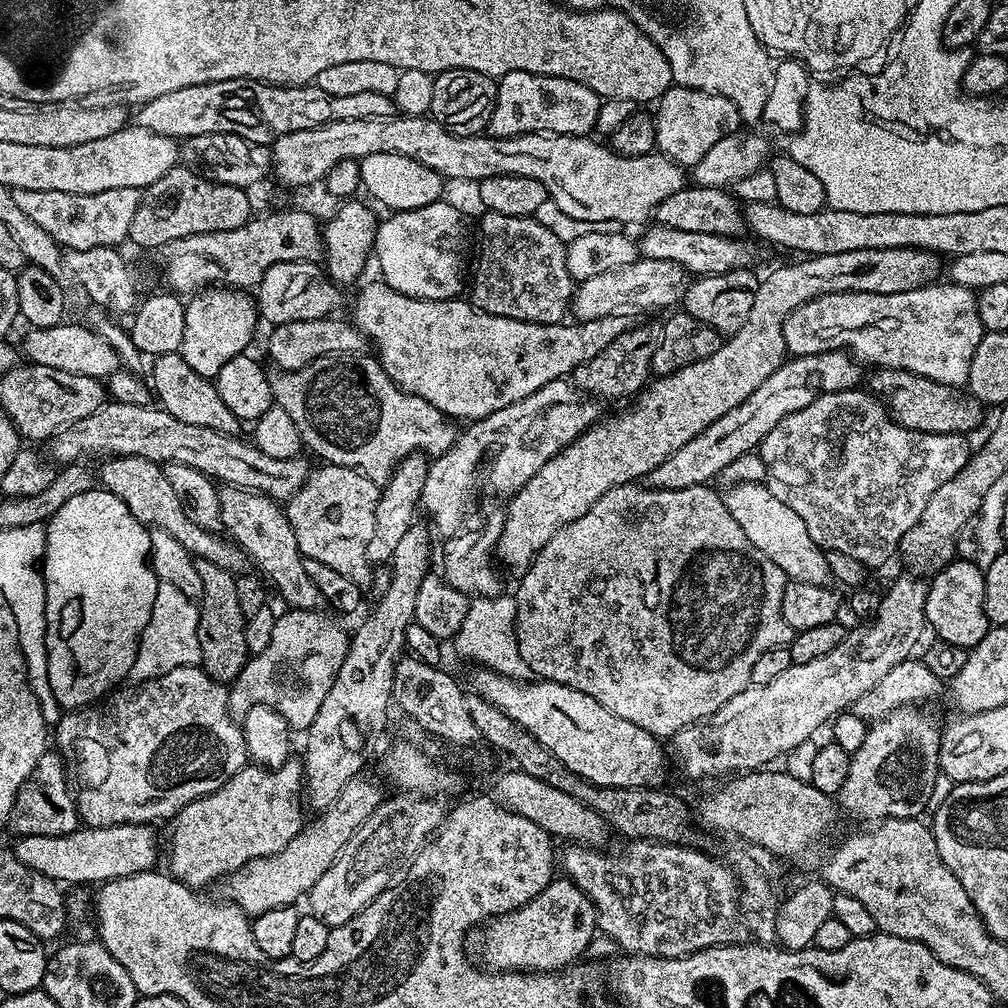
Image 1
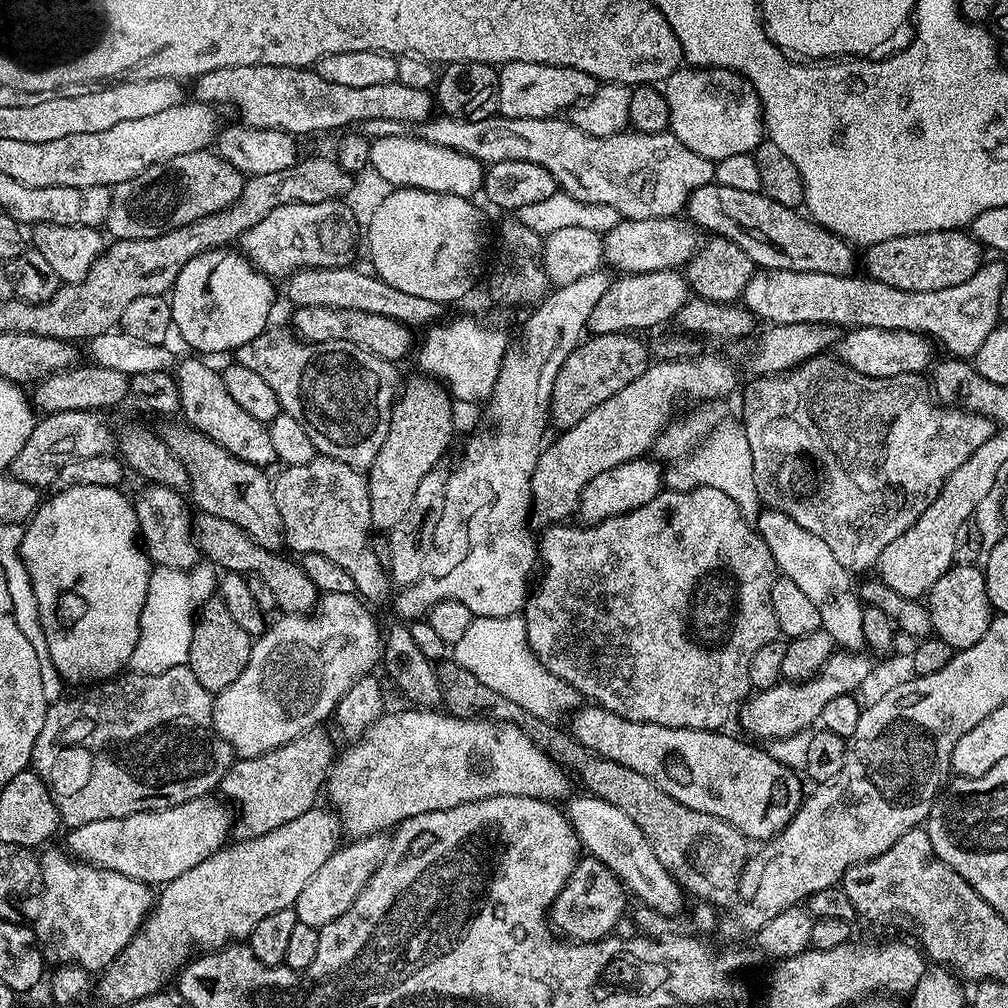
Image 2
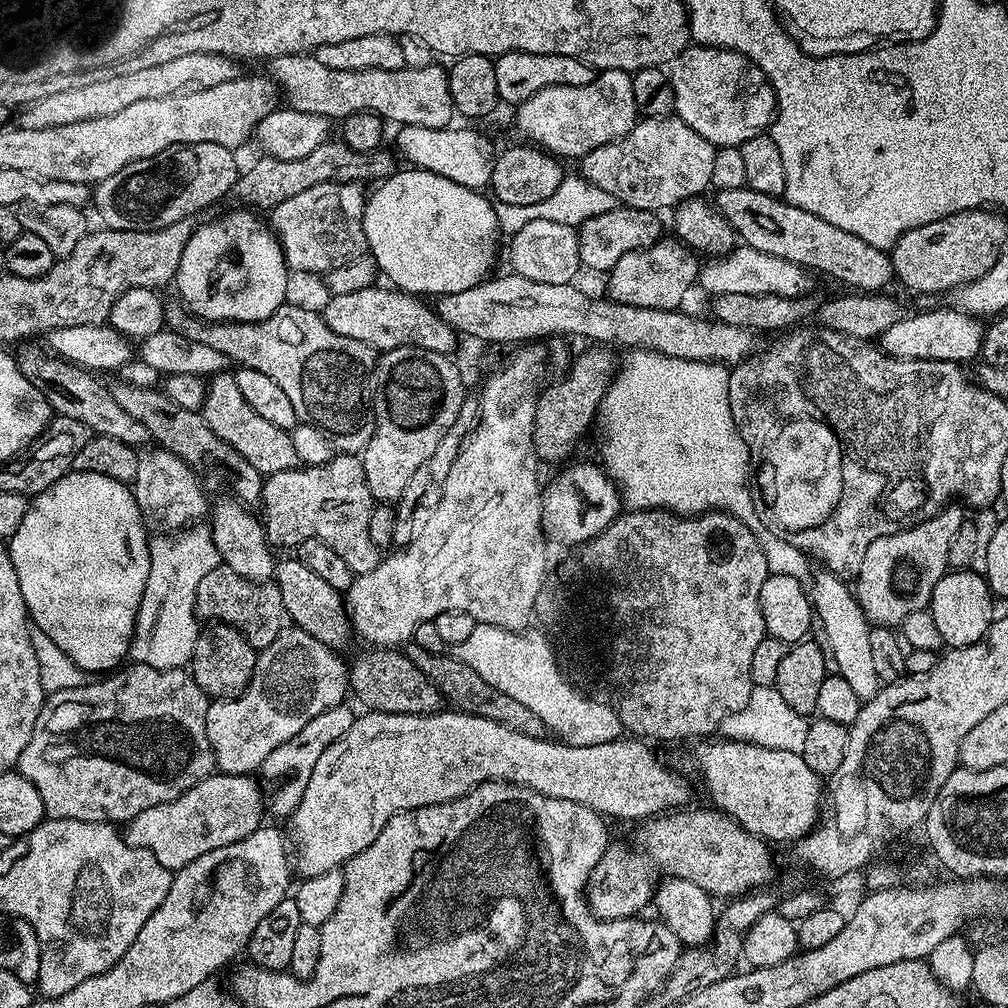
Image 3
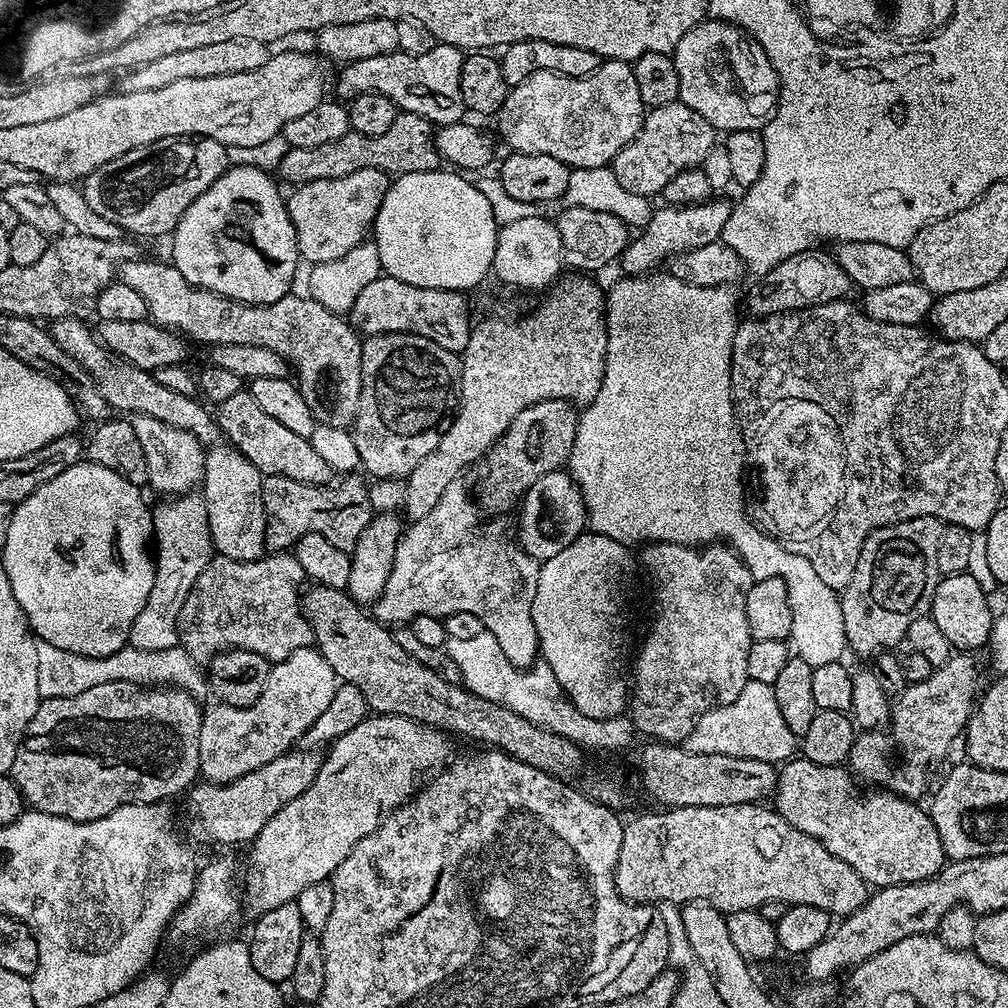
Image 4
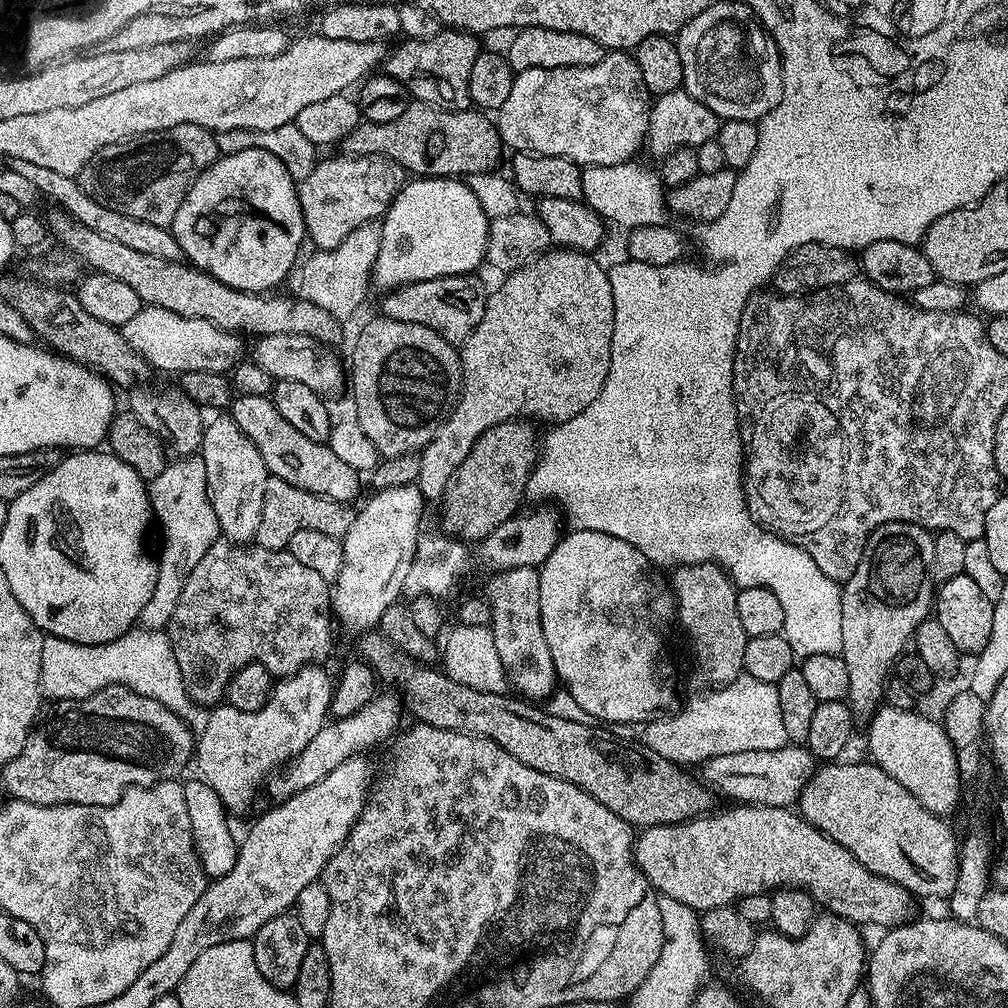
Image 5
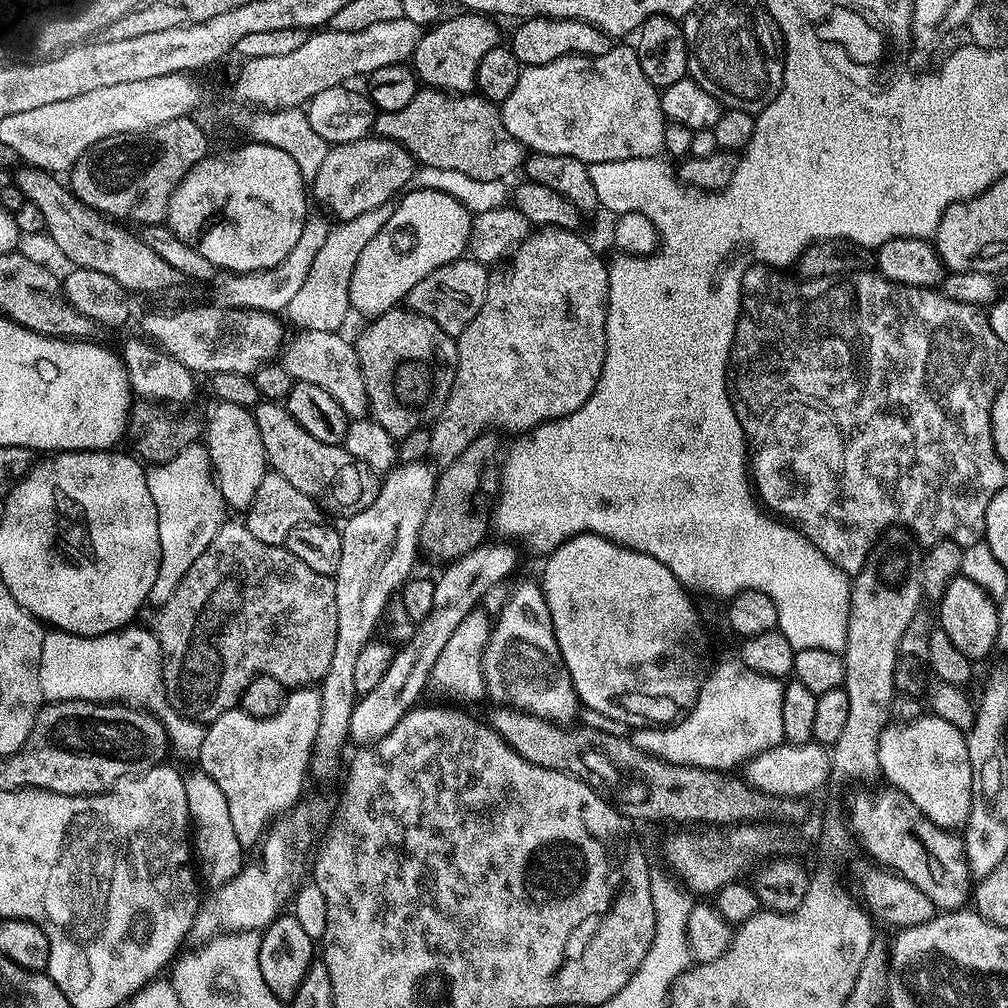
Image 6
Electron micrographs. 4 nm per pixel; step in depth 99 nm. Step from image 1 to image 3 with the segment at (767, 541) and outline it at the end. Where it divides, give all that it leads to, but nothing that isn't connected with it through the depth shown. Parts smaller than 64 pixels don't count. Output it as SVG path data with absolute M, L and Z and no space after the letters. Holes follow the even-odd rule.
M820 570L820 573L811 581L810 599L818 624L824 627L824 640L827 651L830 653L831 663L835 671L846 682L850 682L854 694L863 702L873 700L878 689L881 687L880 679L874 674L870 651L870 634L868 633L870 622L864 617L862 606L856 601L856 593L851 587L848 588L841 577L830 571Z

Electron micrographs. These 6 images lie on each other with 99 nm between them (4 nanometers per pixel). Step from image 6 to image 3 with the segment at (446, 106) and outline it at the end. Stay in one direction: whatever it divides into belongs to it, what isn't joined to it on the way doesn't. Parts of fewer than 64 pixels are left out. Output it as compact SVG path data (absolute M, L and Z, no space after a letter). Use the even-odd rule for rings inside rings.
M331 138L316 150L306 155L306 158L280 161L276 157L261 155L248 169L241 171L236 178L234 196L241 205L252 210L271 210L278 206L278 202L286 202L286 198L294 198L294 194L302 194L302 190L310 190L310 186L323 184L360 184L364 180L383 182L398 170L397 157L387 150L379 152L359 152L350 150L344 141Z

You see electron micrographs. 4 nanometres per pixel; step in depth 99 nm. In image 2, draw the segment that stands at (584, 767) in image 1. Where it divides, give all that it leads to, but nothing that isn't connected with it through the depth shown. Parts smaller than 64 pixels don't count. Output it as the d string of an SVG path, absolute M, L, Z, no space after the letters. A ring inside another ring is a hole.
M599 706L577 707L570 719L571 736L589 752L642 774L651 784L670 794L670 798L682 802L682 806L690 806L690 810L702 810L706 814L714 814L714 818L722 818L722 822L730 822L730 826L737 828L752 842L763 842L779 836L800 809L806 795L805 789L800 789L797 769L783 764L771 751L764 749L763 752L755 748L760 747L755 743L747 744L736 736L727 736L724 730L643 724L622 718Z

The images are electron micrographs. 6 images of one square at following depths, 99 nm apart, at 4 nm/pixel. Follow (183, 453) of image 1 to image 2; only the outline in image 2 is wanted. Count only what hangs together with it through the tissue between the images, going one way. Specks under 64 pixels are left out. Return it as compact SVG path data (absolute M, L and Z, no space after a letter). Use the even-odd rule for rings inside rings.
M66 410L49 412L37 419L30 438L26 438L26 446L18 450L18 458L10 465L11 476L44 490L52 485L64 467L70 466L70 462L109 455L114 448L114 428L112 432L111 426L100 416L103 415L96 410Z

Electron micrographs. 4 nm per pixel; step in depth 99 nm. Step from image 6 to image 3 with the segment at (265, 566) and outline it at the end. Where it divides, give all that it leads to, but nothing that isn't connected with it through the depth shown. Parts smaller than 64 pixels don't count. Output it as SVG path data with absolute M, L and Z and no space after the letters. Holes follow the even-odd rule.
M223 566L210 570L210 574L206 574L206 578L198 584L196 614L201 621L219 622L237 628L257 650L270 646L274 638L290 627L288 611L286 606L282 606L282 594L275 583L259 584Z

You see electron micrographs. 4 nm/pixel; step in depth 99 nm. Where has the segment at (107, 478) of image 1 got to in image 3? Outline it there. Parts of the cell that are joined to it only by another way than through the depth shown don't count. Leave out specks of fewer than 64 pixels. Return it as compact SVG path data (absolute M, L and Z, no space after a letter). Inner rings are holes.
M298 558L280 560L274 573L276 589L282 594L282 606L286 606L288 619L295 627L306 634L318 638L326 646L340 650L353 635L352 622L348 618L345 597L334 586L327 584L319 574L314 574L310 566L306 566Z

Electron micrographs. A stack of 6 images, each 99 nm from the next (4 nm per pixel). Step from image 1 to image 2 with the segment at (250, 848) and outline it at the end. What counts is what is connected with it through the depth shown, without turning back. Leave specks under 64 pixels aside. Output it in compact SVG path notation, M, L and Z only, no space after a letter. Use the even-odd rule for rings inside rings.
M320 726L311 728L310 731L302 733L298 738L294 738L266 754L246 756L233 763L231 770L222 778L218 792L225 801L234 805L235 811L238 813L234 832L235 835L238 834L237 837L240 840L249 840L255 836L270 834L272 830L278 830L278 826L286 826L286 822L294 822L294 818L306 814L306 810L317 807L319 800L316 799L322 796L328 771L331 770L333 759L338 752L338 748L332 745L331 738L323 732L324 730Z

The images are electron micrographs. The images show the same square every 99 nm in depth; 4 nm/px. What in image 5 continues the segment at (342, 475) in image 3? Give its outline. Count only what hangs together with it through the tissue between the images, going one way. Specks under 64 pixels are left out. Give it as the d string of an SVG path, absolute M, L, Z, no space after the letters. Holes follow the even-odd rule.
M269 475L266 482L266 498L262 498L262 514L258 522L255 543L261 548L287 549L290 538L298 534L298 530L319 530L322 534L343 538L354 522L356 512L348 504L339 504L318 494L310 494L306 490L298 490L290 486L290 482L282 482L282 478Z

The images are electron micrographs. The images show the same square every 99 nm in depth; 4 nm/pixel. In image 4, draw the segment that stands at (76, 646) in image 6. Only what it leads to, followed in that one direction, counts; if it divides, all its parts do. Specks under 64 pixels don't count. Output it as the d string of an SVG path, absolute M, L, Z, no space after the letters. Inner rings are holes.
M37 640L38 646L38 690L44 700L70 698L82 694L82 690L94 690L102 682L134 682L145 686L175 686L187 689L192 680L194 665L186 650L179 646L170 650L140 650L126 646L109 656L90 658L82 654L70 654L70 650L58 650L50 642Z

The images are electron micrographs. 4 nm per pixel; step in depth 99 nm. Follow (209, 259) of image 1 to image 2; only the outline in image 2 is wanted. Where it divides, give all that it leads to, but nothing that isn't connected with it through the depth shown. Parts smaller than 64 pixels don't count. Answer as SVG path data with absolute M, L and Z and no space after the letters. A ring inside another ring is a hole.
M343 199L278 206L258 226L250 226L238 244L257 270L269 278L287 278L302 268L347 268L356 256L358 225Z

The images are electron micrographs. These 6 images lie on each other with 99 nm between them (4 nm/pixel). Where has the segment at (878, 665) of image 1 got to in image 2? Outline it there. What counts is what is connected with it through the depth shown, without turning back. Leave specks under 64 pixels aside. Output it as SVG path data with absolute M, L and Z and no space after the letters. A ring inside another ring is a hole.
M837 650L820 667L817 676L799 682L781 682L765 692L756 692L747 701L746 706L739 709L738 720L740 716L741 722L757 736L757 741L775 742L784 739L785 736L805 731L812 726L808 724L815 725L819 721L822 710L826 710L826 706L830 706L834 698L857 691L855 688L872 672L872 664L867 658L869 659L860 650Z

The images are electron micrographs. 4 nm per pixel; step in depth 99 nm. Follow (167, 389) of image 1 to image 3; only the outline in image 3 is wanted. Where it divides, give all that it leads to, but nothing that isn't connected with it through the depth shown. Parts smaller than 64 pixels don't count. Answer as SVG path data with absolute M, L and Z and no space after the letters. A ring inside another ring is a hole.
M231 371L220 372L207 381L202 415L206 426L210 426L210 430L222 438L222 442L238 450L238 454L242 454L242 458L246 458L246 462L250 462L250 466L254 466L254 470L258 470L261 476L267 478L282 470L301 467L291 435L285 429L266 422L266 418L261 418L247 404Z

